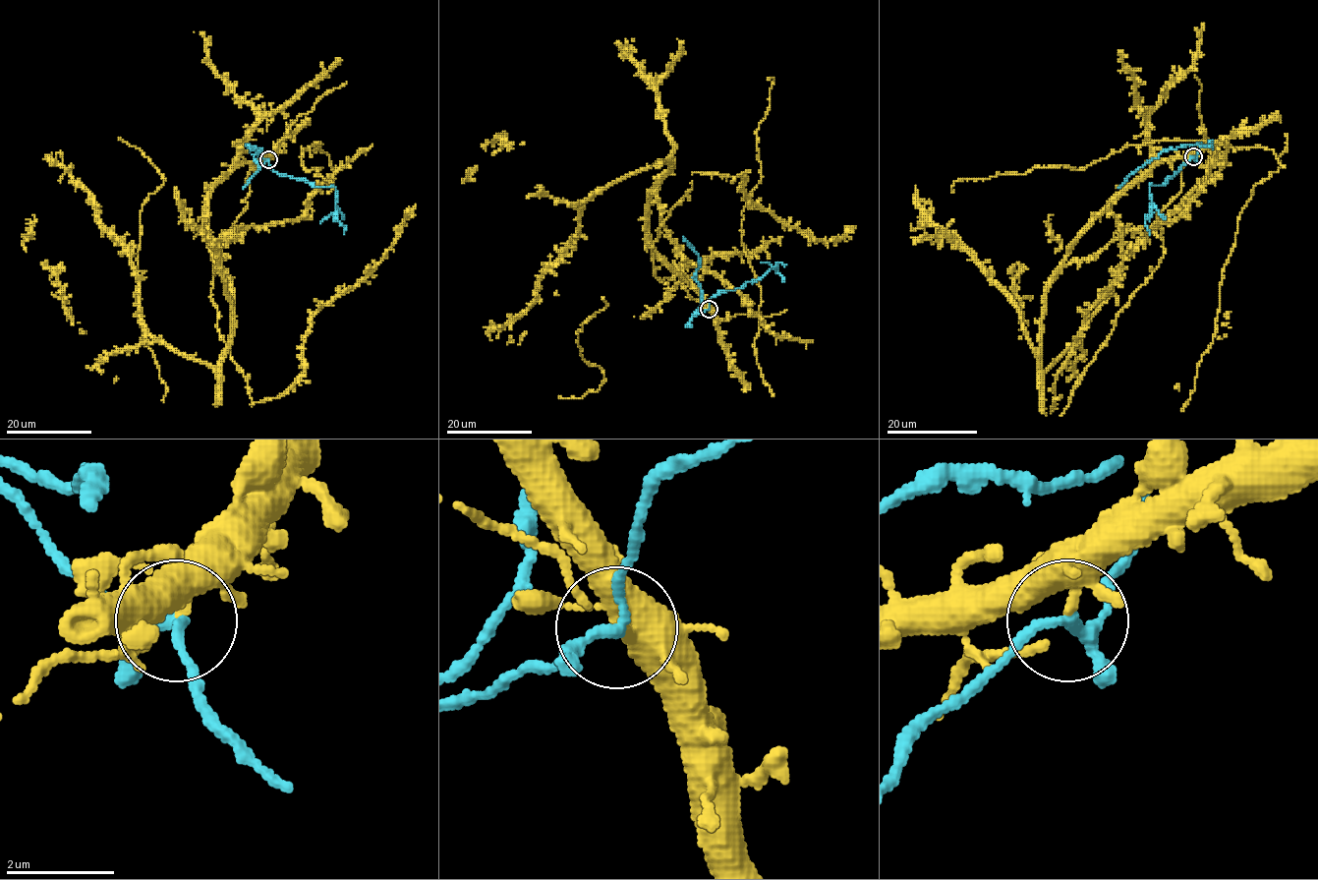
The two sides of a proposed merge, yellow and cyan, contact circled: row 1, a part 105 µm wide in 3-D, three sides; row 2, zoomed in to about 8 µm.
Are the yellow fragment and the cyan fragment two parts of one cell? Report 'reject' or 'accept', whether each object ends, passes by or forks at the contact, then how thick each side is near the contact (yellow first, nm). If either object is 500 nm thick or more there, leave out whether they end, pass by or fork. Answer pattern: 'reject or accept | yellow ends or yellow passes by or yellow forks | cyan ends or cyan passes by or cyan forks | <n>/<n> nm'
reject | yellow ends | cyan forks | 200/170 nm

